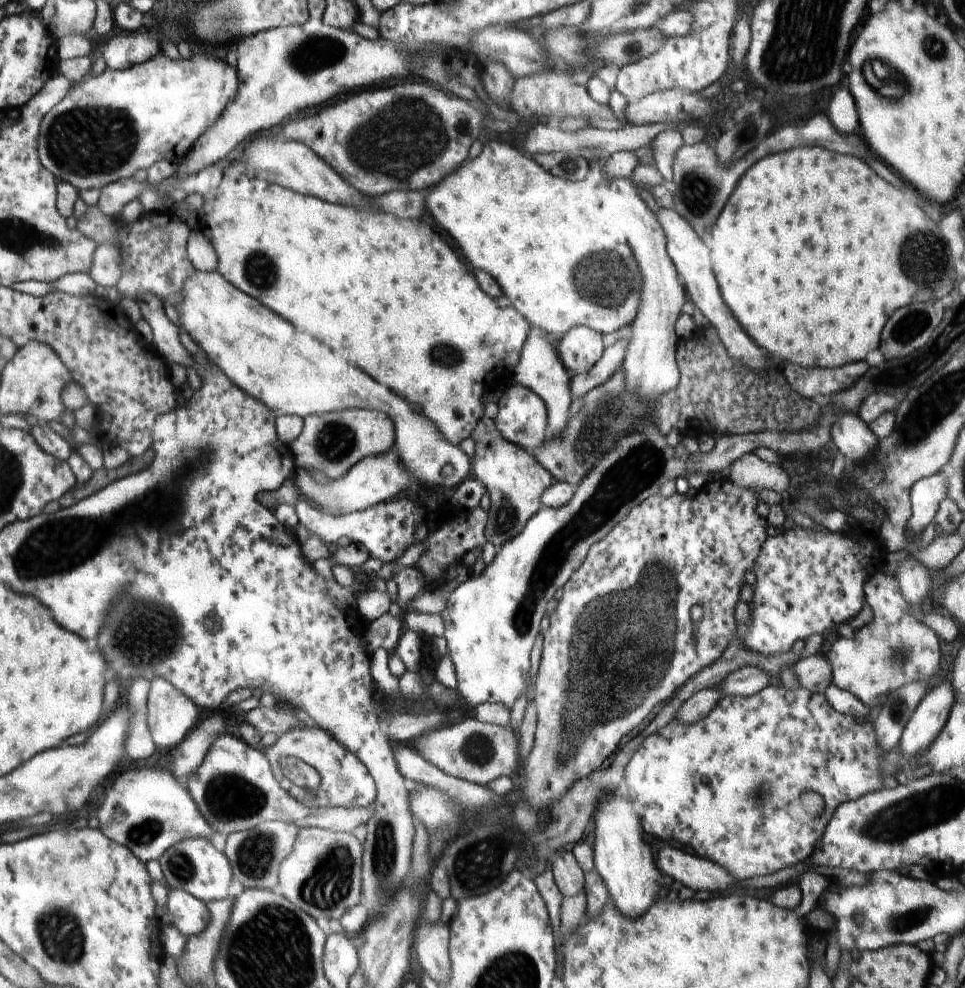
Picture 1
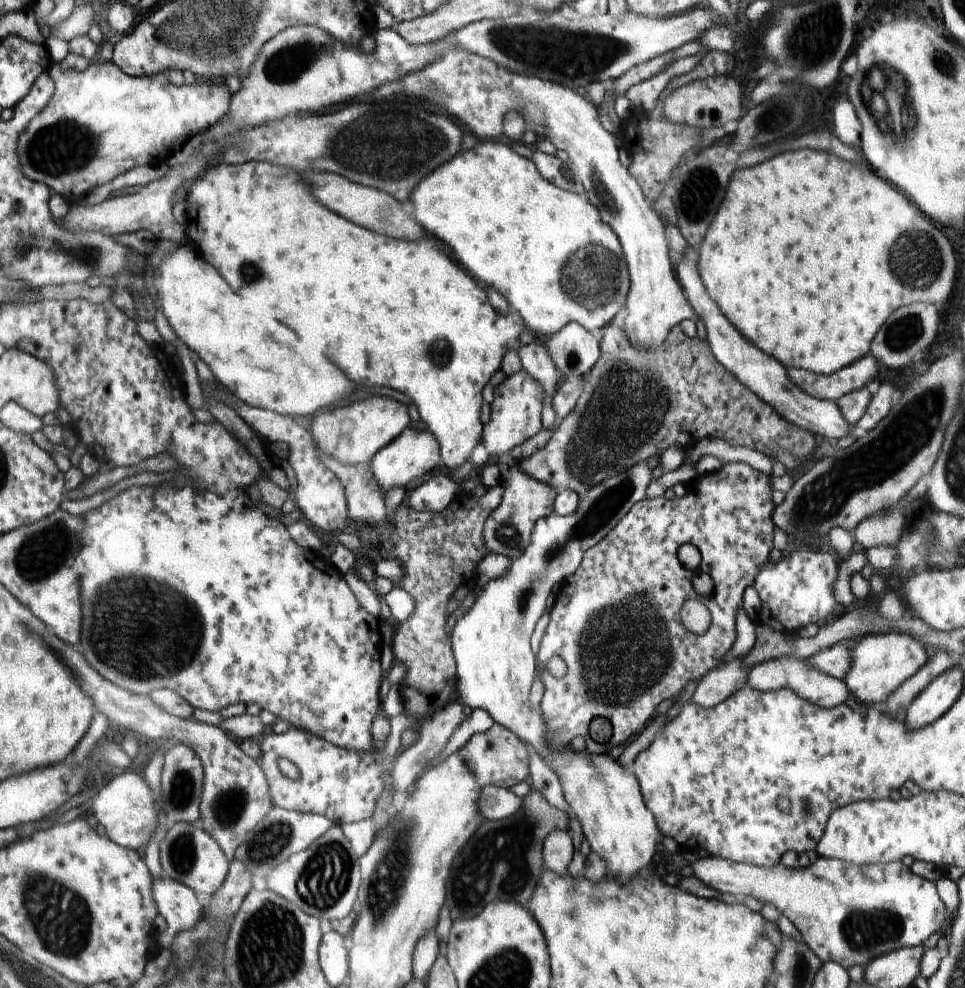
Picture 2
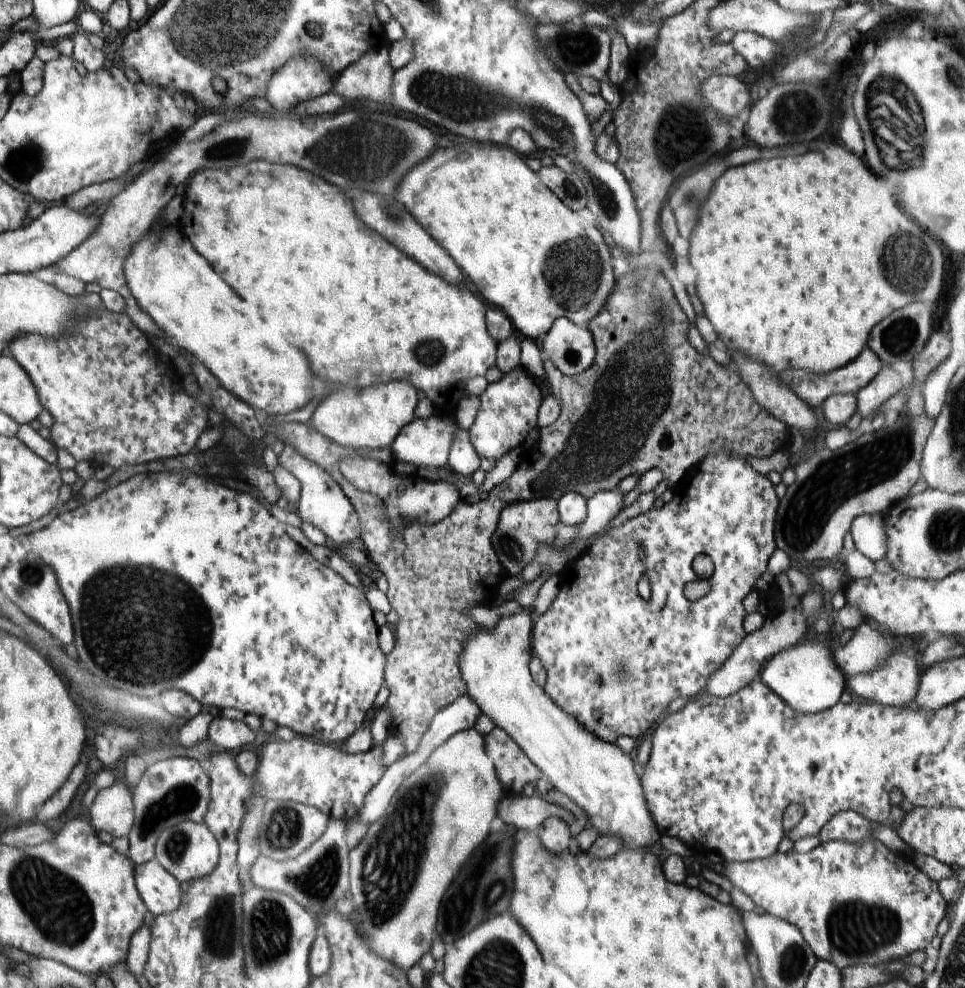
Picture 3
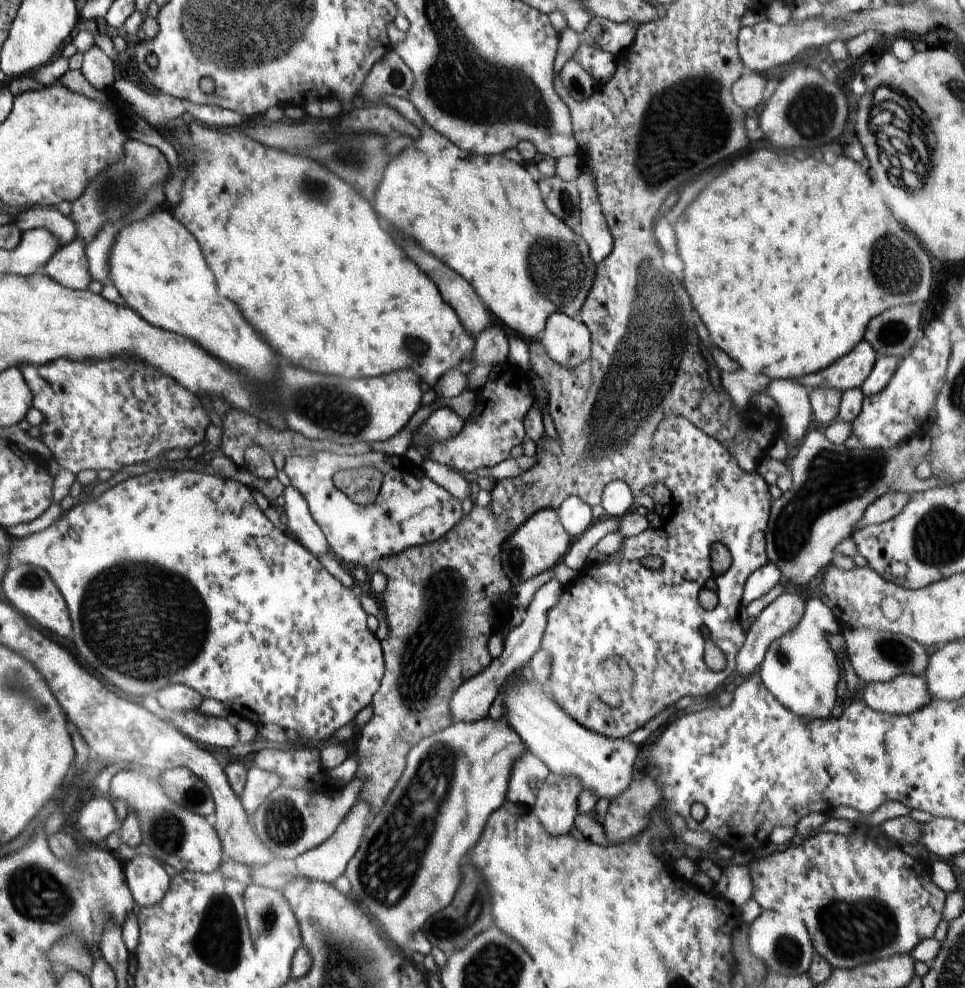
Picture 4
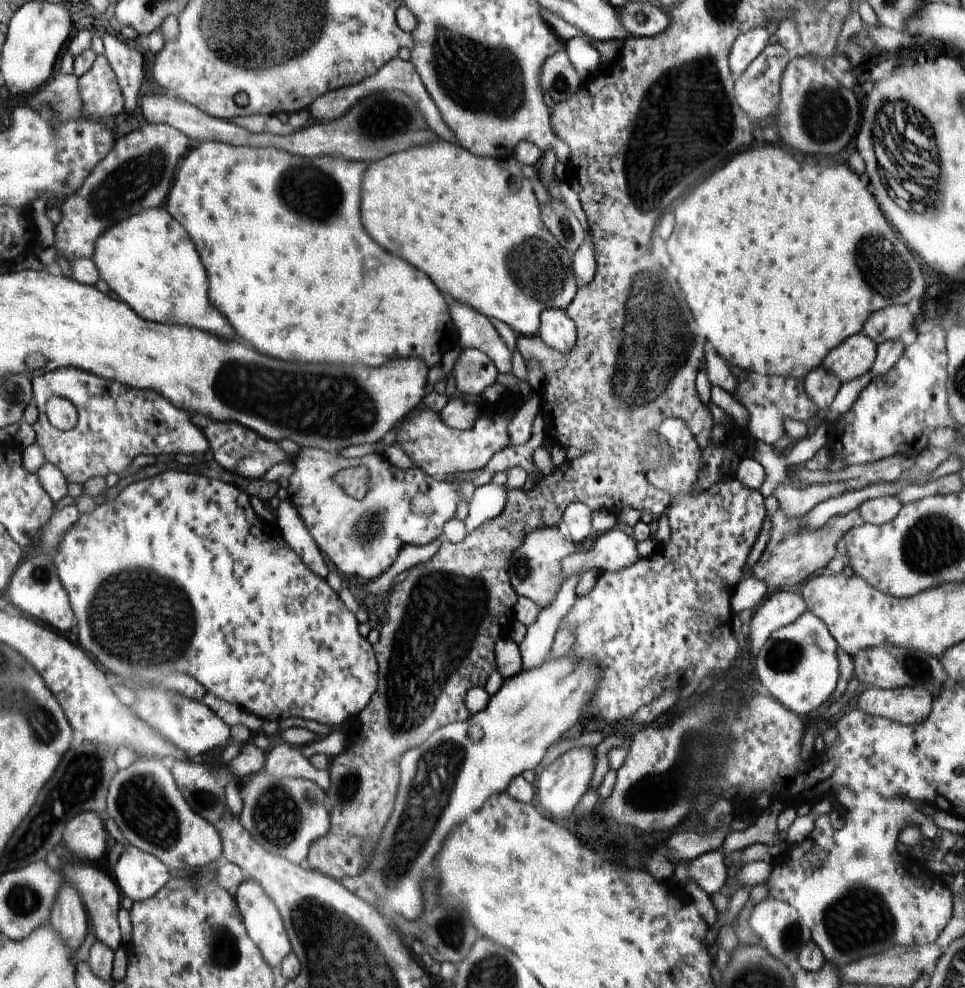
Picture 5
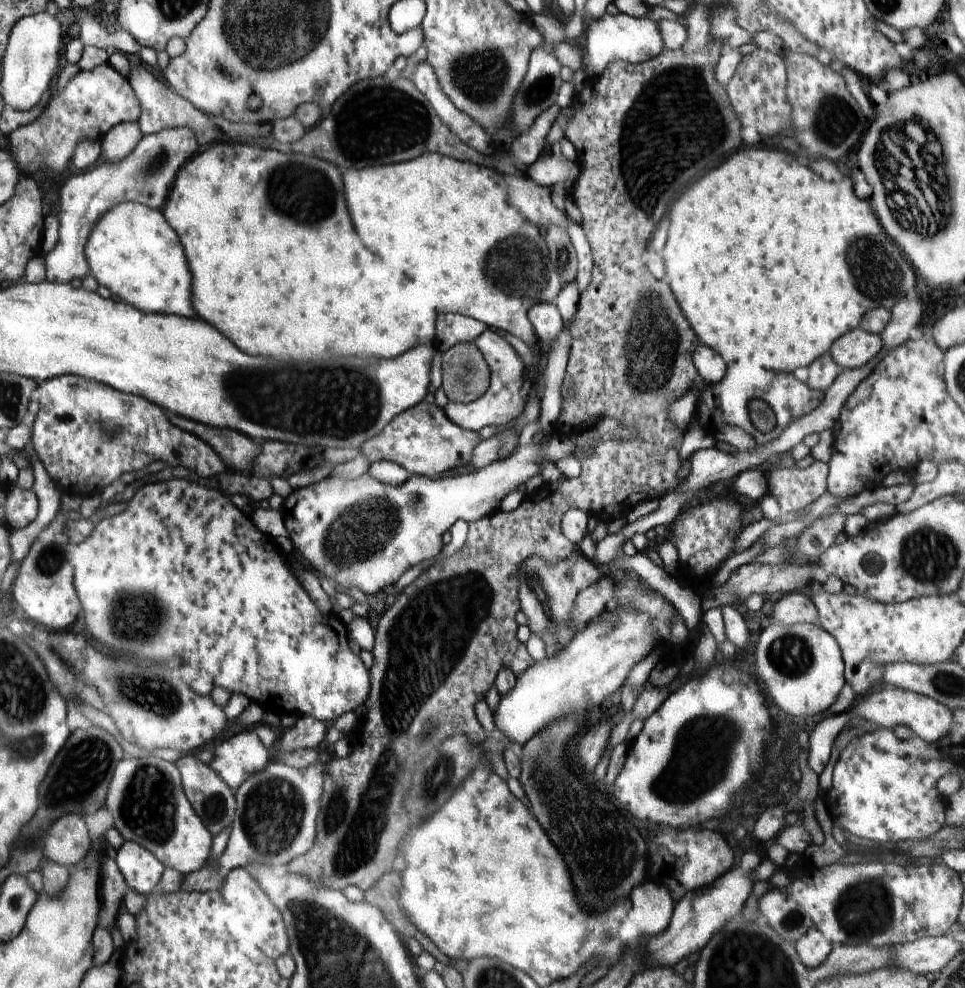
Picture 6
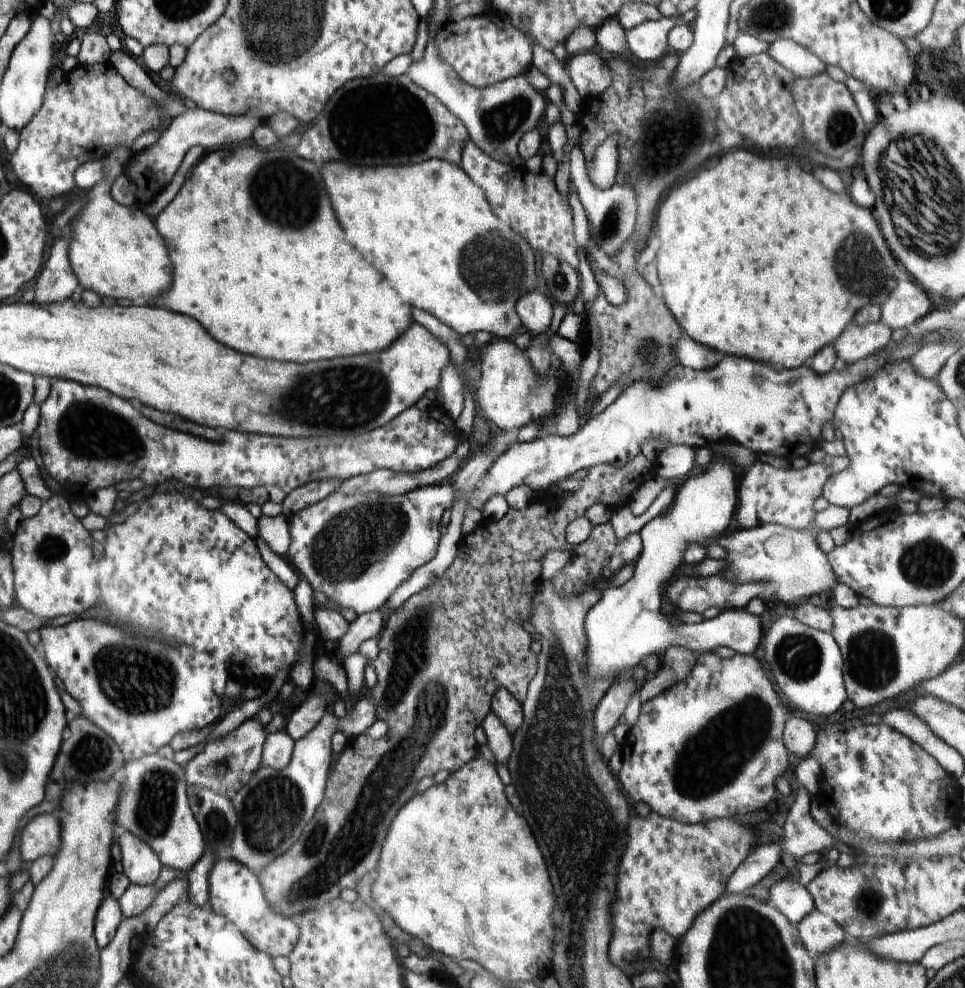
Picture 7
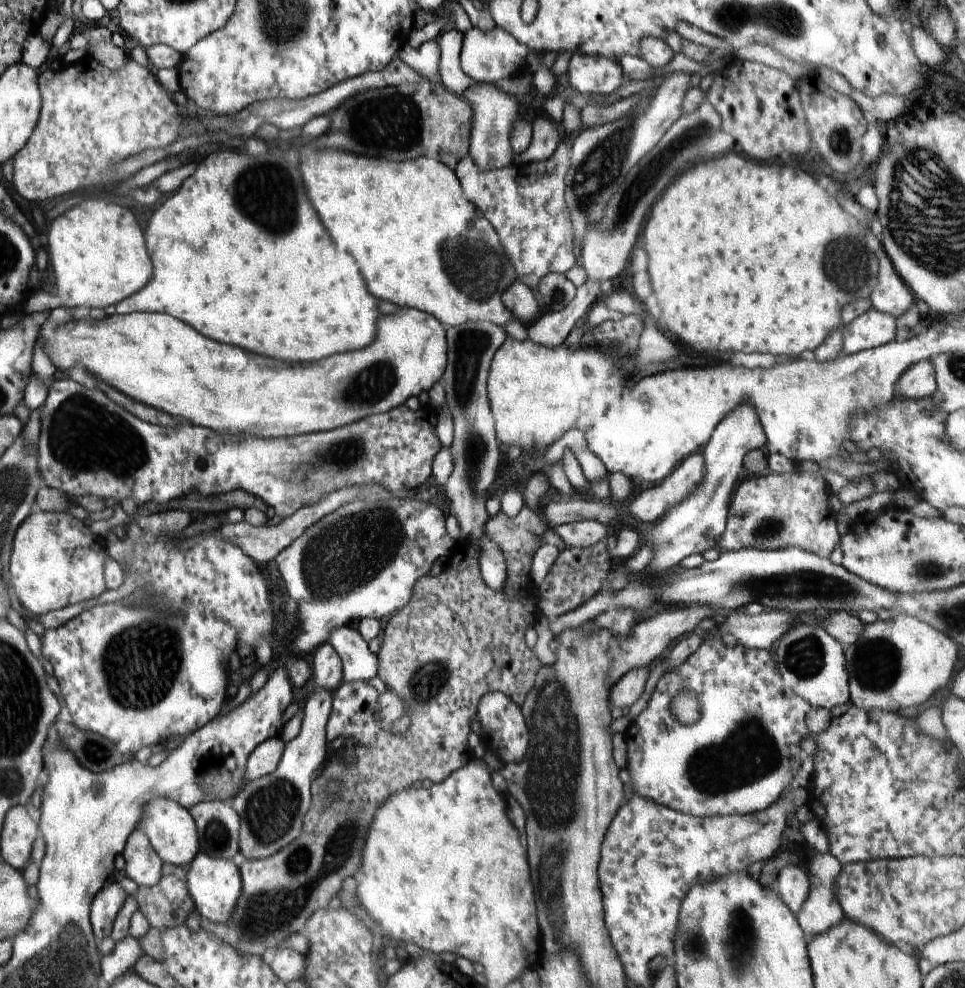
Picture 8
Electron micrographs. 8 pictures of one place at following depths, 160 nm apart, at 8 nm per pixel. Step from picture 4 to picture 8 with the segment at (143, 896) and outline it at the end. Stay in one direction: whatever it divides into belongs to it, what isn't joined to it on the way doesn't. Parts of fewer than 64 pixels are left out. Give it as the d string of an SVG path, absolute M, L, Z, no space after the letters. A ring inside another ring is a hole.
M140 826L133 830L122 853L125 860L125 871L139 887L140 885L157 885L164 876L164 860L153 849L148 835Z

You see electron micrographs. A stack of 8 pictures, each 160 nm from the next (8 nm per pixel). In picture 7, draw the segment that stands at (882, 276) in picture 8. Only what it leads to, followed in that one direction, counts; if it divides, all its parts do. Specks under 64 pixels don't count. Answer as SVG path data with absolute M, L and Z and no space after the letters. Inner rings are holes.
M900 266L896 272L896 284L889 297L881 304L881 319L891 330L913 328L930 312L930 300L922 288L912 282L912 277Z

